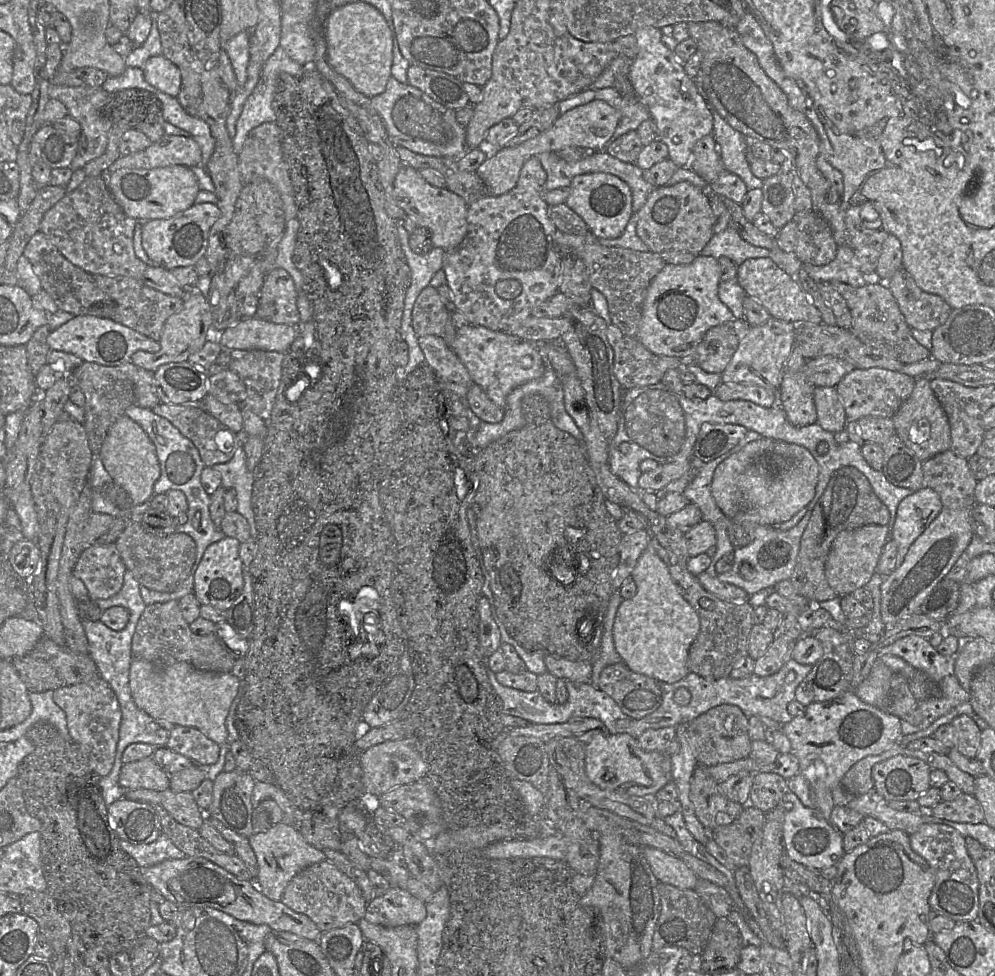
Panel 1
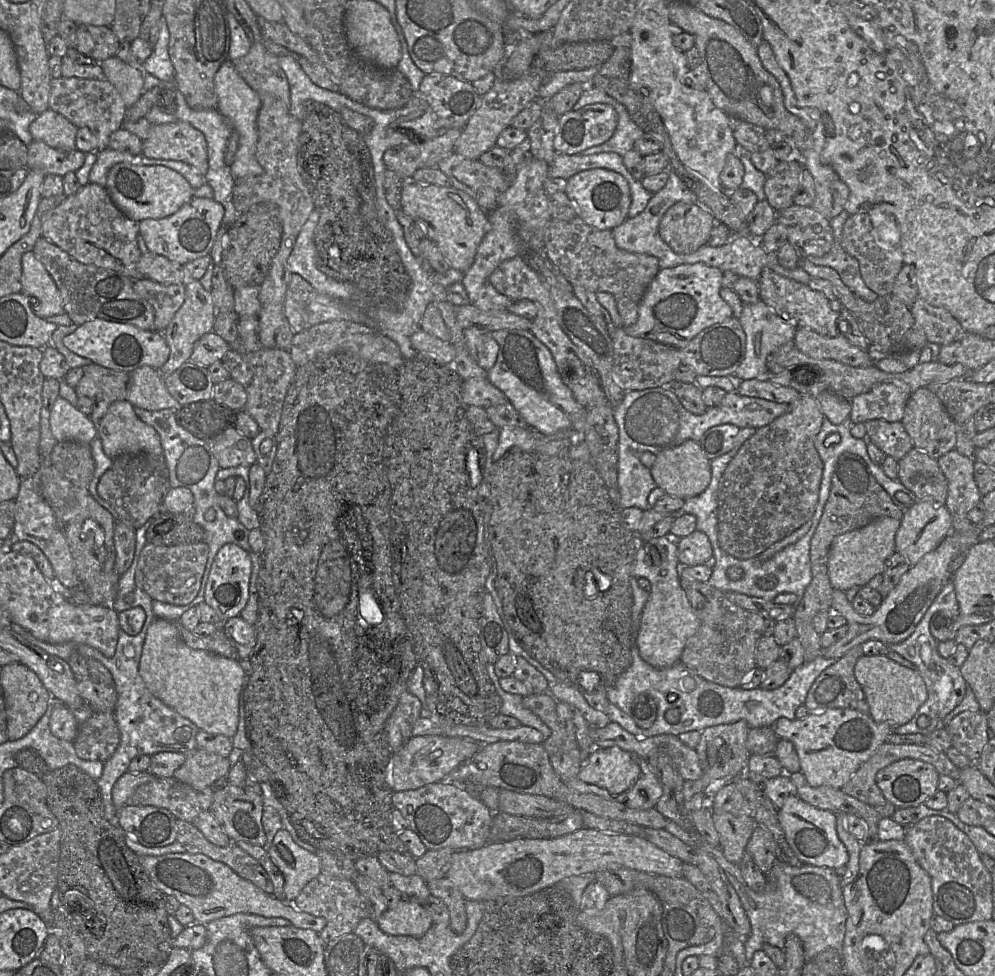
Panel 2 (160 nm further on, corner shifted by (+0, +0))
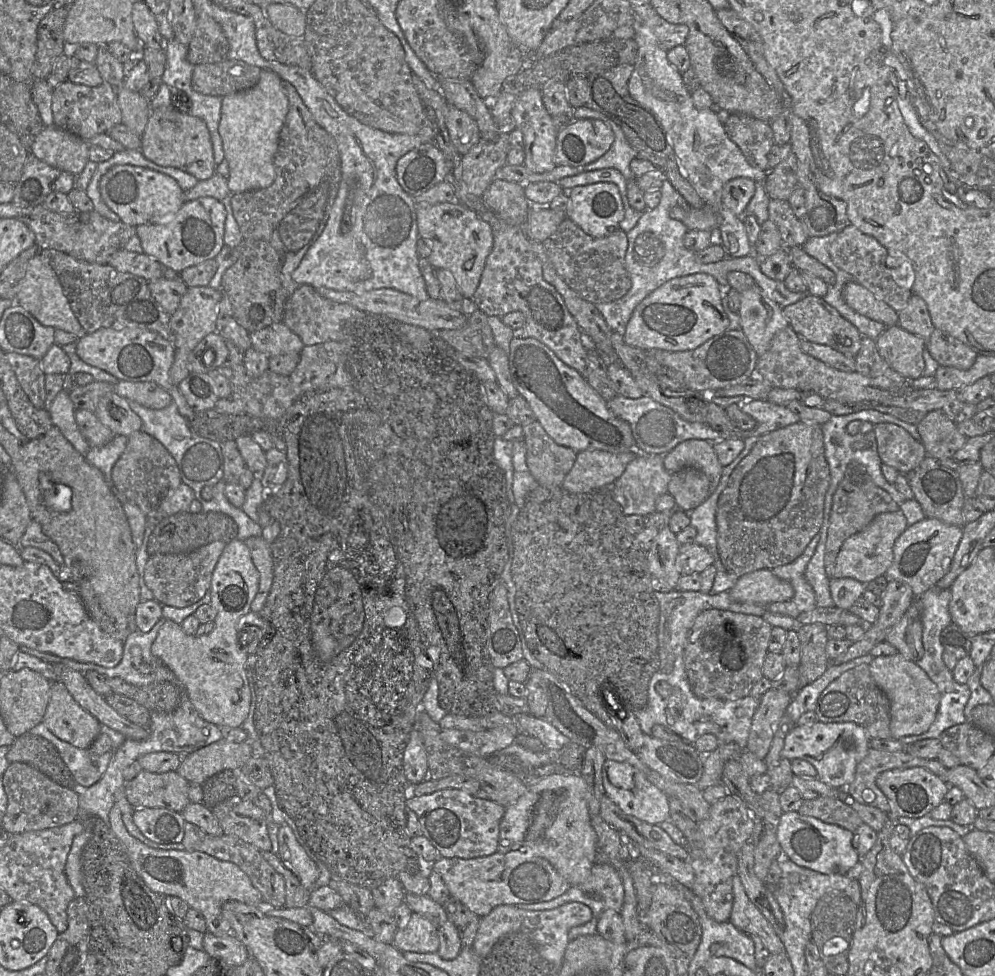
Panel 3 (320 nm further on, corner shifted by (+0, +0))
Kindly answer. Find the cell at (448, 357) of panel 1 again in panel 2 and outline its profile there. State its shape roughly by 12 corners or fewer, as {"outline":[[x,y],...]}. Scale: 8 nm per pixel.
{"outline":[[487,379],[462,382],[467,406],[484,409],[507,403]]}

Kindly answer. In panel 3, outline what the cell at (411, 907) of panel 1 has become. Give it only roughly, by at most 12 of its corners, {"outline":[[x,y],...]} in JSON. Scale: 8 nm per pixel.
{"outline":[[413,912],[398,928],[393,945],[400,951],[434,953],[436,925]]}

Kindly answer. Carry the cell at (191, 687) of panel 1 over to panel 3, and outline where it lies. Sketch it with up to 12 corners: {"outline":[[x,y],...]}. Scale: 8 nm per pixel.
{"outline":[[226,544],[211,577],[213,631],[163,619],[152,655],[198,714],[240,728],[251,692],[237,623],[259,572]]}

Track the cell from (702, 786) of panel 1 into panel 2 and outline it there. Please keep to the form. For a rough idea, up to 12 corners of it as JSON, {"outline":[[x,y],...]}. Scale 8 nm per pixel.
{"outline":[[713,813],[725,858],[739,865],[754,818]]}

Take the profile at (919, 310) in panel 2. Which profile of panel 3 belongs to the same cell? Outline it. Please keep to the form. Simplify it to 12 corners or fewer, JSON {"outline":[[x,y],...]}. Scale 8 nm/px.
{"outline":[[937,328],[926,348],[939,365],[971,368],[978,356]]}

